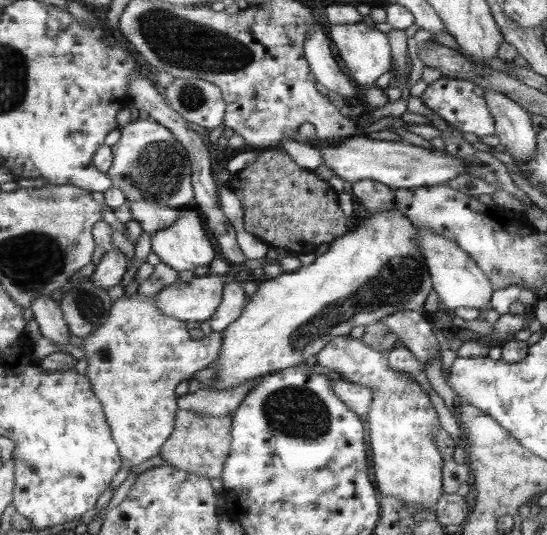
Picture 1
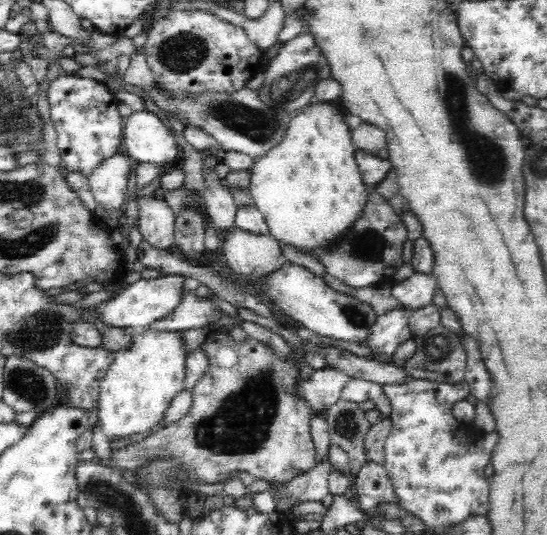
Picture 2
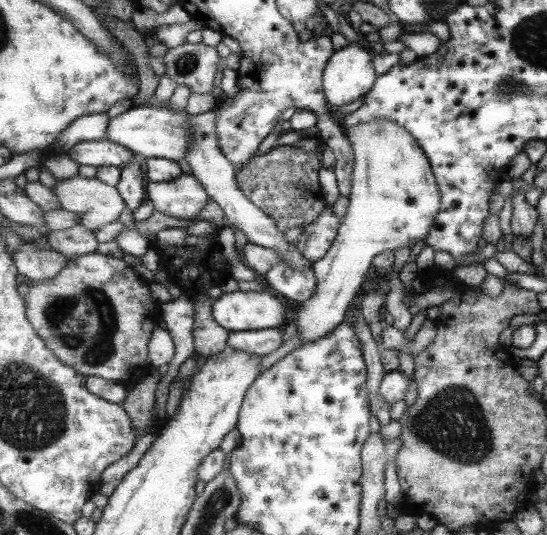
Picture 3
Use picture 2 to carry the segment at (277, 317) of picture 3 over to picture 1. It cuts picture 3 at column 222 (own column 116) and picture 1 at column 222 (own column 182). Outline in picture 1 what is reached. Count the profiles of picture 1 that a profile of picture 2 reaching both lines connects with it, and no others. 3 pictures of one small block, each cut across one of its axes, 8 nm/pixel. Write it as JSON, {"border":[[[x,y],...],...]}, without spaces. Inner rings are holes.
{"border":[[[228,273],[226,277],[209,275],[207,277],[197,277],[191,282],[178,282],[164,286],[160,292],[155,294],[158,311],[164,316],[174,317],[184,323],[196,321],[203,322],[213,318],[220,304],[222,304],[222,293],[224,293],[224,284],[232,274]]]}

